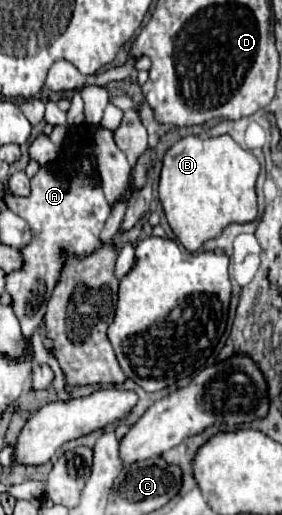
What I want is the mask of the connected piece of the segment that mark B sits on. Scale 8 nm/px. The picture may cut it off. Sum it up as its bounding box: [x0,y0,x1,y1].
[159,135,257,251]

